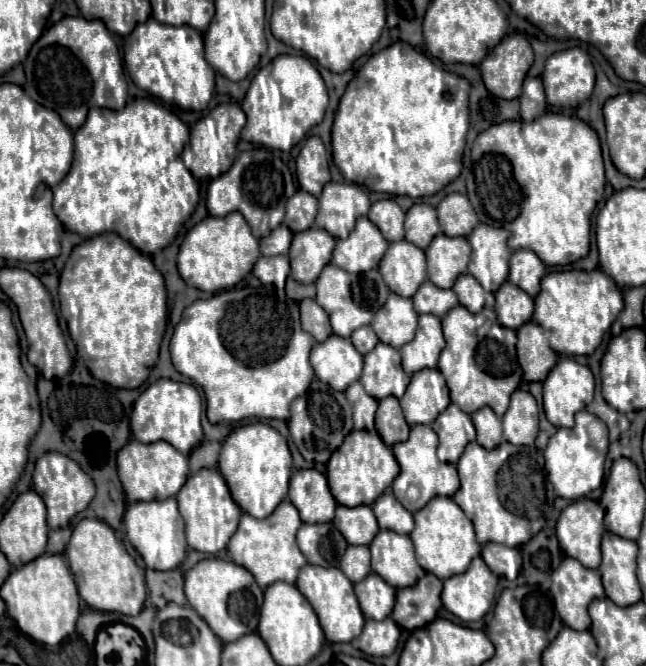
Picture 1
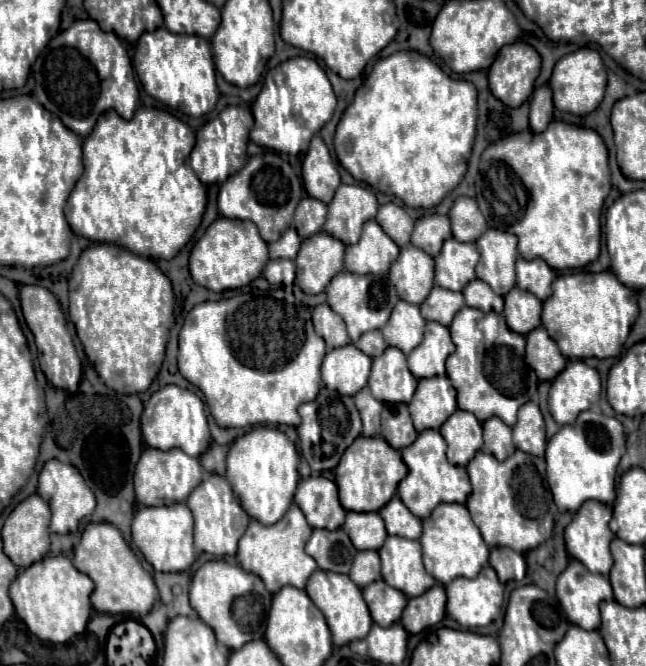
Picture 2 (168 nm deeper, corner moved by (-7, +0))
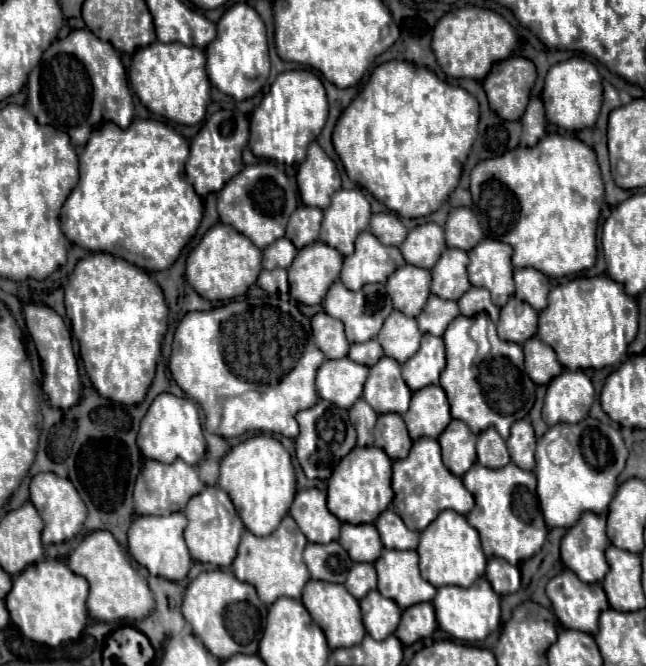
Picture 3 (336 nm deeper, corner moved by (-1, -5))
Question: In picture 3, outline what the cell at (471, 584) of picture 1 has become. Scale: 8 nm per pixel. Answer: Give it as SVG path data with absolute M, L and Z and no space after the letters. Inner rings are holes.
M484 576L478 578L470 588L442 586L438 588L438 594L432 602L438 614L438 626L456 640L484 640L500 624L500 596L492 590L490 582Z

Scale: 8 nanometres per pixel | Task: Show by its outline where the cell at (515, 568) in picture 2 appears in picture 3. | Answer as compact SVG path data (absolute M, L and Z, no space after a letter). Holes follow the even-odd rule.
M496 556L488 560L486 578L494 586L494 592L500 596L518 591L521 585L520 568L508 564L504 558L496 558Z

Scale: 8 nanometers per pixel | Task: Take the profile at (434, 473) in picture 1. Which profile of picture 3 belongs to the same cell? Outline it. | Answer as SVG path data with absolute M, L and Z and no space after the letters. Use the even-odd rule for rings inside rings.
M420 438L414 442L410 454L404 460L394 460L392 466L392 486L394 502L392 510L410 526L410 530L422 532L442 510L454 510L458 514L468 514L474 506L474 496L462 486L462 478L450 474L442 464L440 446L436 438Z

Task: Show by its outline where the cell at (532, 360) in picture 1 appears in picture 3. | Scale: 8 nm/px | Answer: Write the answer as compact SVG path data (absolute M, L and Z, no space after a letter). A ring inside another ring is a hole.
M538 336L530 338L530 342L524 342L522 348L526 356L526 374L536 384L548 384L562 372L554 350L550 350L550 346L546 346Z

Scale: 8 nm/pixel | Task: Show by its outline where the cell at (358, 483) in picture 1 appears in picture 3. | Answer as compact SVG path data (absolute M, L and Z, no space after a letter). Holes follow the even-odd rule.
M356 446L350 454L346 454L346 458L342 458L342 462L334 468L334 474L328 478L328 508L340 522L374 522L374 518L390 506L392 498L392 460L376 446Z

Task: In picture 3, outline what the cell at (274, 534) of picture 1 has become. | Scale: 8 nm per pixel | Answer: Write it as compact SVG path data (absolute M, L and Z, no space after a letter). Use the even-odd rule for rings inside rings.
M286 514L280 522L280 526L268 534L268 536L256 536L252 532L244 532L242 542L238 546L238 556L232 562L232 572L238 580L250 582L256 590L262 602L270 606L276 598L288 596L288 598L300 598L302 588L310 580L310 572L302 560L302 552L306 548L308 540L298 530L298 524L290 514Z

